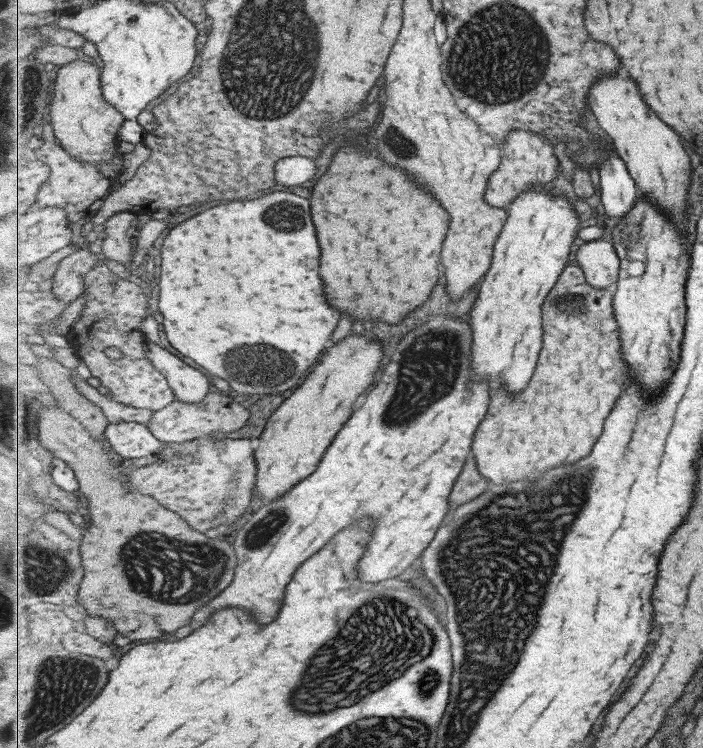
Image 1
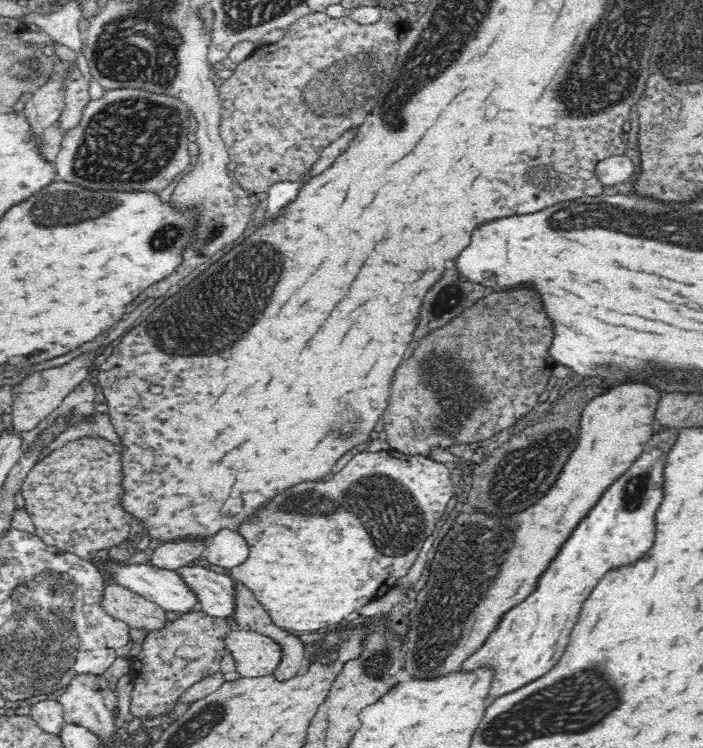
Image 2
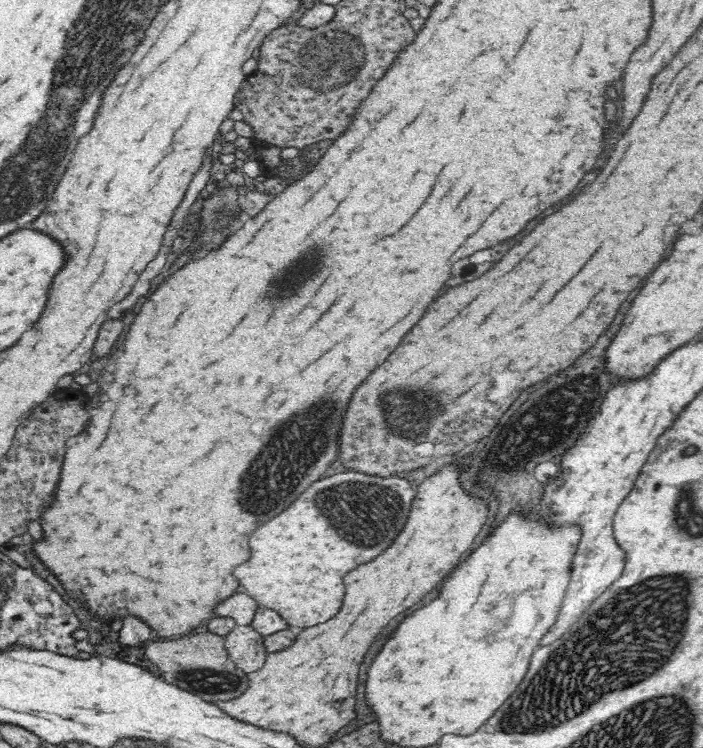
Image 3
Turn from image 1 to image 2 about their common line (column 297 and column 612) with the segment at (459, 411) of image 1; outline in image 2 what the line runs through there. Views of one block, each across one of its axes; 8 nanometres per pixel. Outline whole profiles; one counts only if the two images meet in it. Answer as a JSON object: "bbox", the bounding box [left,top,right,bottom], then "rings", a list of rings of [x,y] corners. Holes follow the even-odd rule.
{"bbox":[462,447,664,702],"rings":[[[656,447],[650,452],[648,450],[650,448],[611,484],[579,524],[580,528],[575,528],[572,540],[568,540],[562,548],[564,552],[556,556],[556,564],[552,564],[552,568],[544,574],[544,580],[540,580],[540,588],[536,588],[524,604],[512,608],[512,612],[504,616],[504,624],[500,624],[500,628],[496,628],[496,632],[488,638],[488,644],[462,664],[464,672],[476,672],[480,668],[494,670],[488,702],[526,687],[554,668],[566,650],[566,642],[578,620],[582,602],[590,596],[594,586],[610,574],[608,570],[634,564],[652,548],[656,534],[654,512],[664,498],[664,454]]]}

